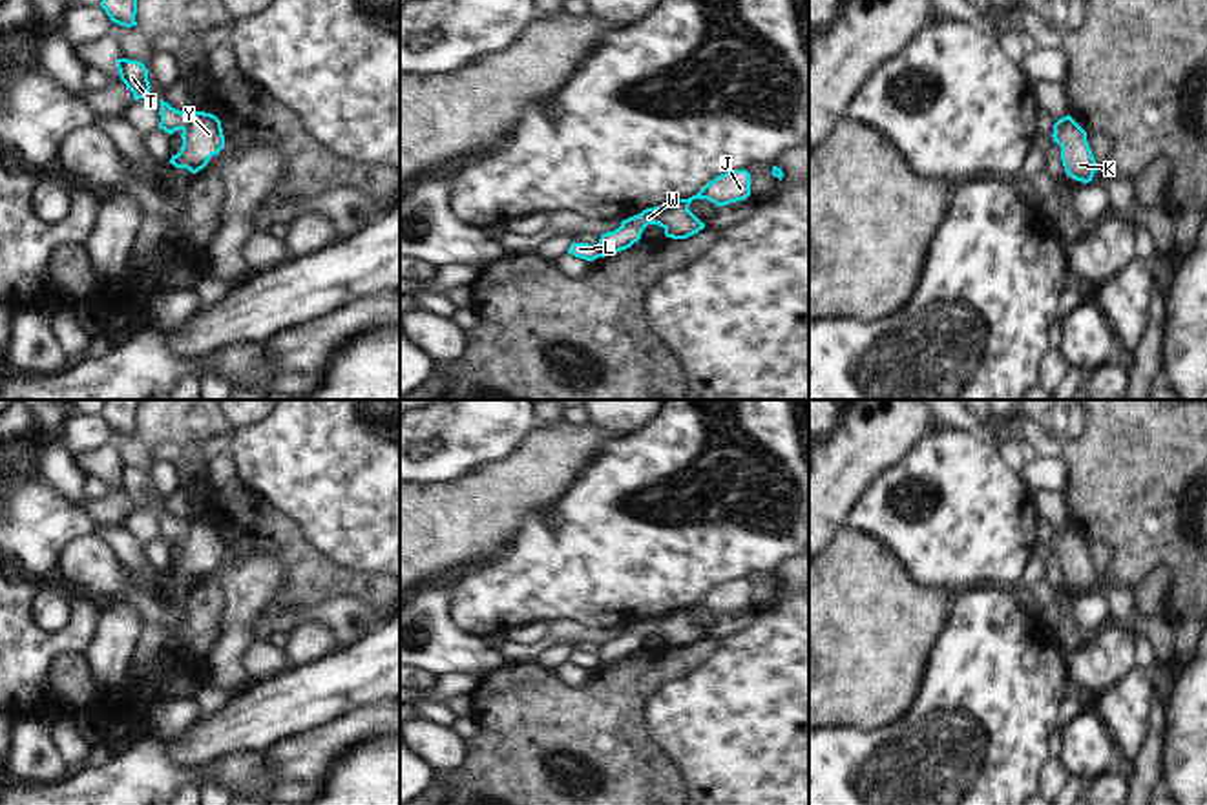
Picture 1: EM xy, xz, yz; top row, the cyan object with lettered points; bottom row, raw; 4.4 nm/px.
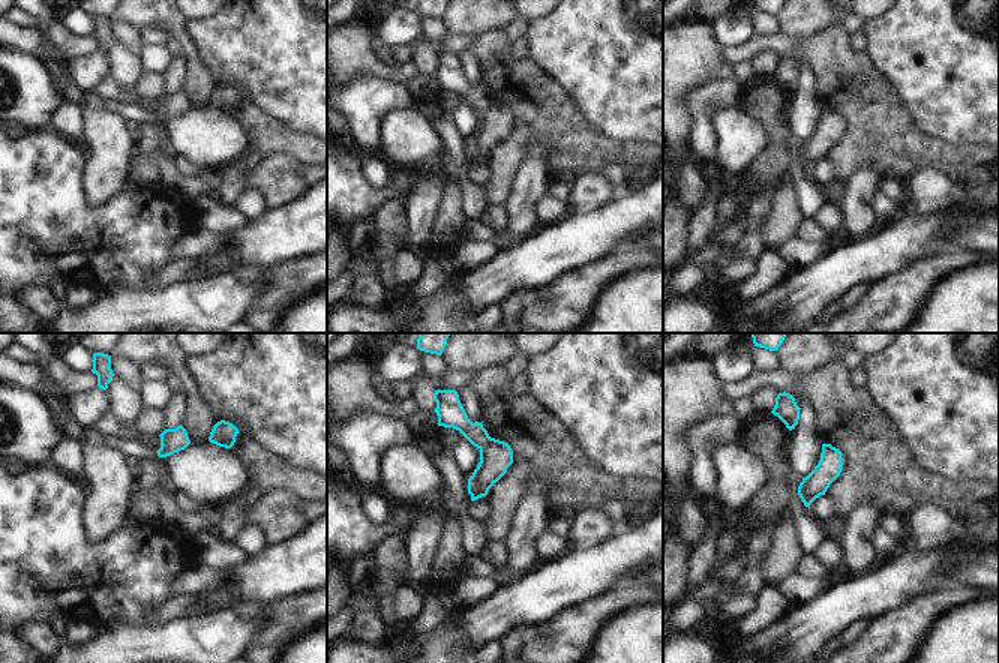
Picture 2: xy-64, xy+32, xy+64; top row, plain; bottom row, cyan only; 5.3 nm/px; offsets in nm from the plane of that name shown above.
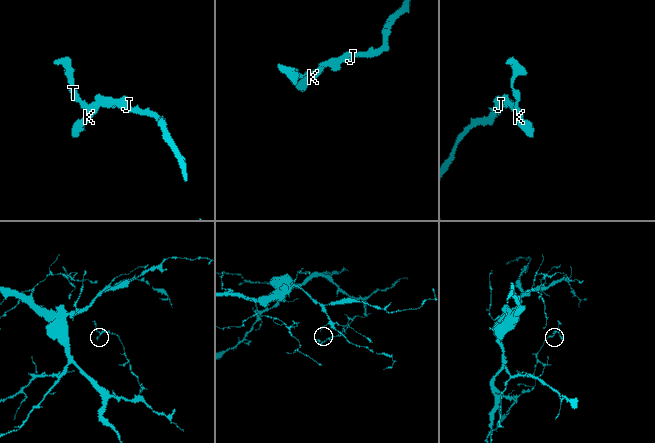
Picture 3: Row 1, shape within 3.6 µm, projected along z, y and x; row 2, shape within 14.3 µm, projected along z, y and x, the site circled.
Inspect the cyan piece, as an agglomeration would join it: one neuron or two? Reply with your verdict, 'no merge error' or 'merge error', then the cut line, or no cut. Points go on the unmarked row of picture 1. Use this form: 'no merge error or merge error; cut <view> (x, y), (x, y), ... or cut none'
merge error; cut xy (190, 526), (181, 537)

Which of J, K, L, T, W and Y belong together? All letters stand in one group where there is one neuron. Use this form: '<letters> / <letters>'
J K W Y / L T

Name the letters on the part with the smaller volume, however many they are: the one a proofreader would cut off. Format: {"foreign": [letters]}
{"foreign": ["L", "T"]}

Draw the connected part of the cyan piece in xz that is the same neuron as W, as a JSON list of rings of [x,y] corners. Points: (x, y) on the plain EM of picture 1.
[[[732,579],[718,584],[707,591],[696,604],[688,608],[677,608],[665,615],[646,617],[641,622],[621,630],[621,635],[614,641],[601,644],[599,666],[617,663],[630,657],[641,648],[643,639],[648,633],[657,633],[665,639],[666,646],[687,648],[705,637],[690,619],[694,608],[707,608],[716,615],[743,610],[750,604],[750,582],[747,579]]]

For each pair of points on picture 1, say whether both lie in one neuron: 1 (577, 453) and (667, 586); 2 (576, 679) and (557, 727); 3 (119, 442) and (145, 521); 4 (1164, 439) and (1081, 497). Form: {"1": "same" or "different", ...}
{"1": "different", "2": "different", "3": "same", "4": "same"}

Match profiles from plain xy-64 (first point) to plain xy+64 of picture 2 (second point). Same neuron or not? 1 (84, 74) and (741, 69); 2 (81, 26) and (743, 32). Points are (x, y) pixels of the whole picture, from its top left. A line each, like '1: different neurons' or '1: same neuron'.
1: same neuron
2: same neuron

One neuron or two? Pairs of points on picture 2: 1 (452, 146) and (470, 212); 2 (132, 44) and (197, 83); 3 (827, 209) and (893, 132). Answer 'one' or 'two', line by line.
1: one
2: two
3: two

